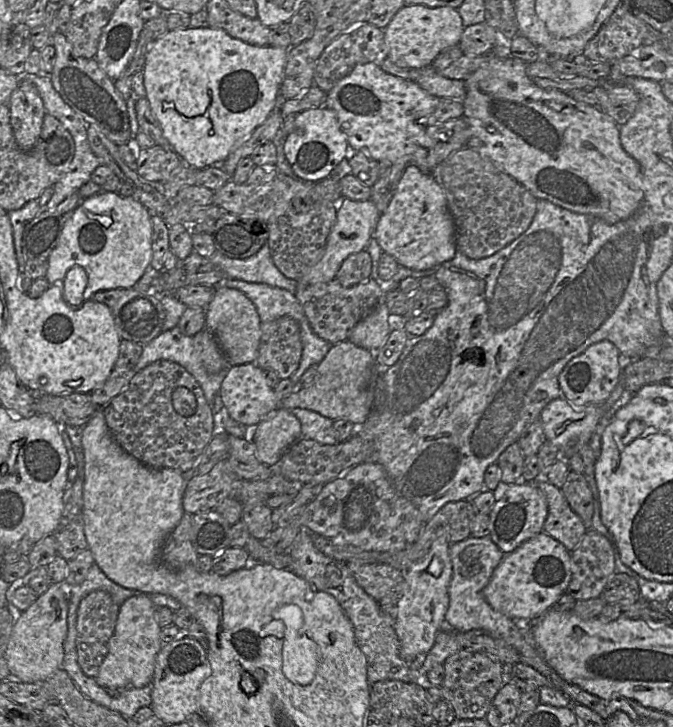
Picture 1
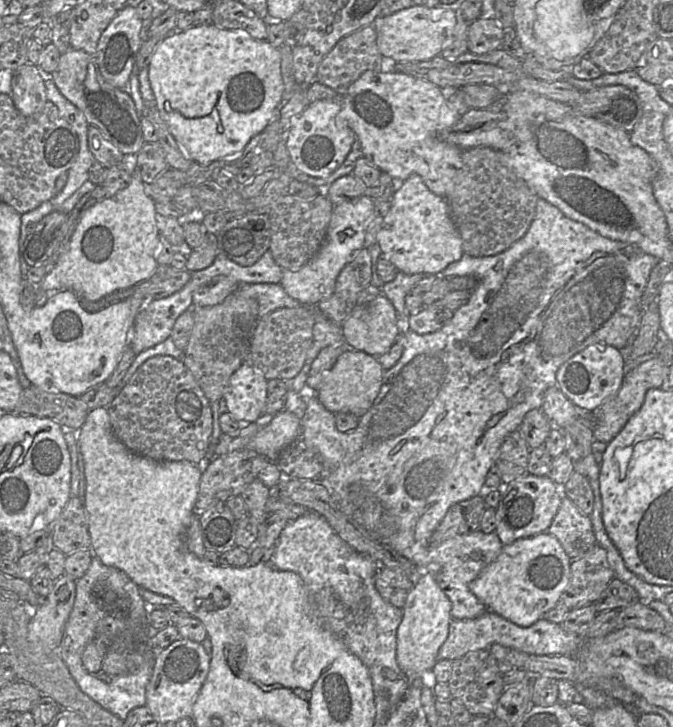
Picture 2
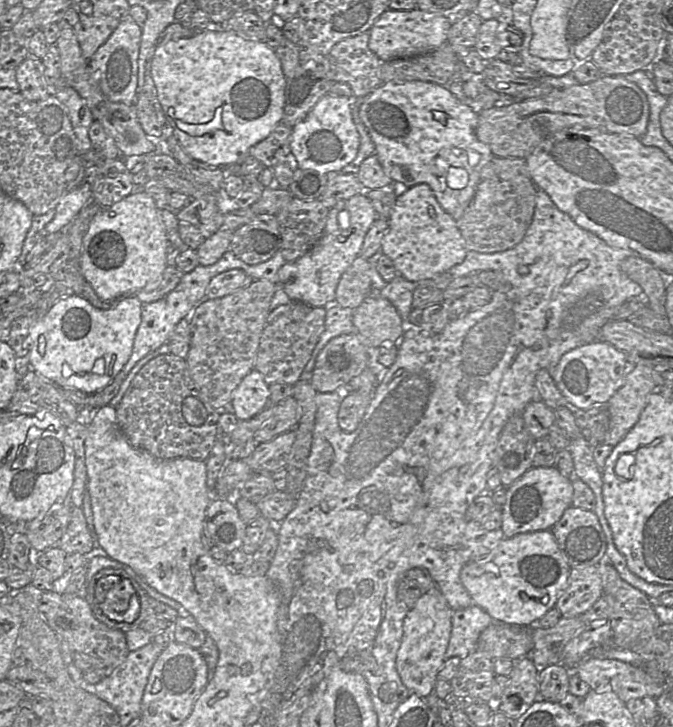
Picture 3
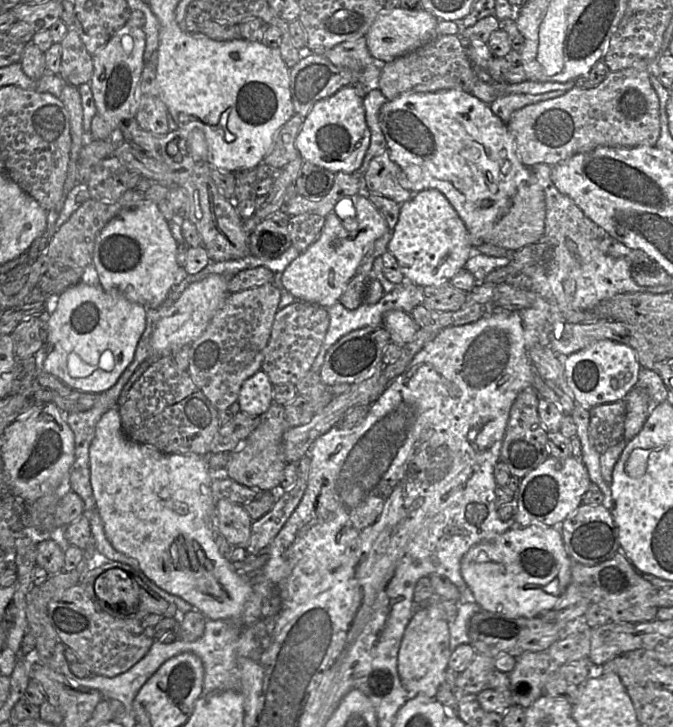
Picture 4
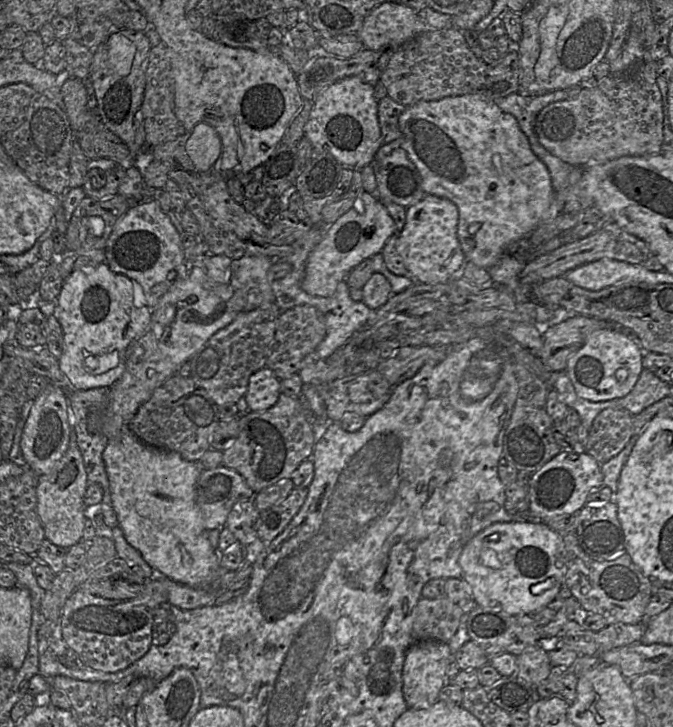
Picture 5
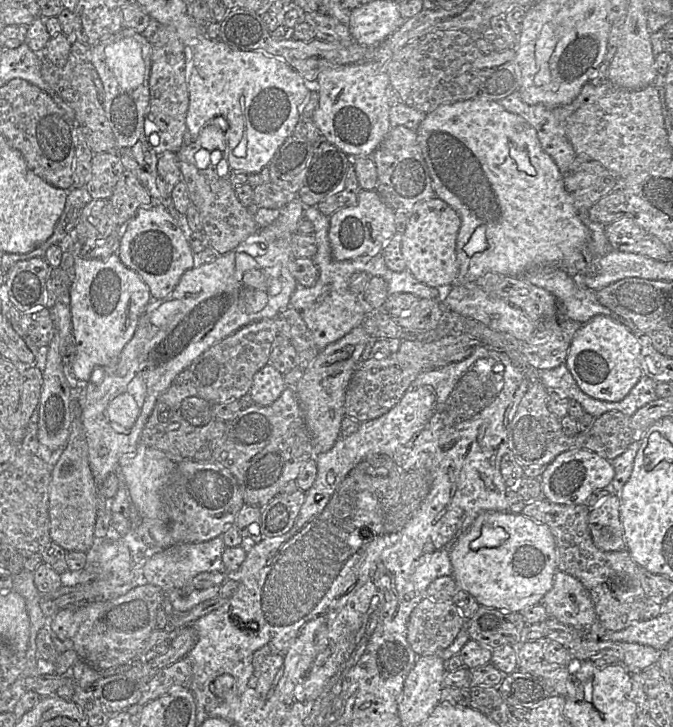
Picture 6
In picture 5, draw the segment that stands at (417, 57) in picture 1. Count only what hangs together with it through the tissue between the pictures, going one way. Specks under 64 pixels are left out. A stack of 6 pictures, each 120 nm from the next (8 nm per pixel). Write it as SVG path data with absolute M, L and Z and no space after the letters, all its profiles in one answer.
M384 2L365 17L357 35L365 49L396 49L430 29L423 18L401 2Z

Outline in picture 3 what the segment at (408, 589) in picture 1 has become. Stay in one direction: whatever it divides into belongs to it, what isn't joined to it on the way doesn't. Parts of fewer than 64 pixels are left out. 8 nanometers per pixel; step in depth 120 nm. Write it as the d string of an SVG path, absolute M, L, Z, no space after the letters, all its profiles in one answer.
M436 586L417 600L403 623L403 635L396 657L396 668L403 684L420 697L434 693L438 672L442 667L452 630L452 612L445 597Z

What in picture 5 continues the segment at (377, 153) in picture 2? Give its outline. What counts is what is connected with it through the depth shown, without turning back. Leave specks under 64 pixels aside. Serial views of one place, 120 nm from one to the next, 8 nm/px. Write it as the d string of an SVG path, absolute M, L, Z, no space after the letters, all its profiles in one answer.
M464 94L446 96L432 101L418 101L406 107L399 117L398 126L403 138L403 148L421 176L424 192L449 199L457 205L459 211L457 234L466 262L472 262L485 269L491 268L504 255L509 243L529 236L546 216L556 193L548 168L532 151L529 140L521 130L517 119L513 115L503 112L494 100L484 95Z

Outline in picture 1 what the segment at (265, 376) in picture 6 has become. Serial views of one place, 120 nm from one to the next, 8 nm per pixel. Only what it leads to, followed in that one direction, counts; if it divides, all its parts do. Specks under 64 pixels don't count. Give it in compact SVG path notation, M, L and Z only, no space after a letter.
M256 363L230 366L221 383L219 395L228 416L245 426L258 425L268 413L278 410L283 401L269 387L264 370Z

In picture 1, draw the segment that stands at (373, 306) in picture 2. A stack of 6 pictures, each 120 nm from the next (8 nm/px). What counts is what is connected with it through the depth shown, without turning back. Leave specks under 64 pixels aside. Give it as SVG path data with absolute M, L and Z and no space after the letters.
M382 301L353 328L349 341L367 350L380 349L392 331L389 315L389 309Z

